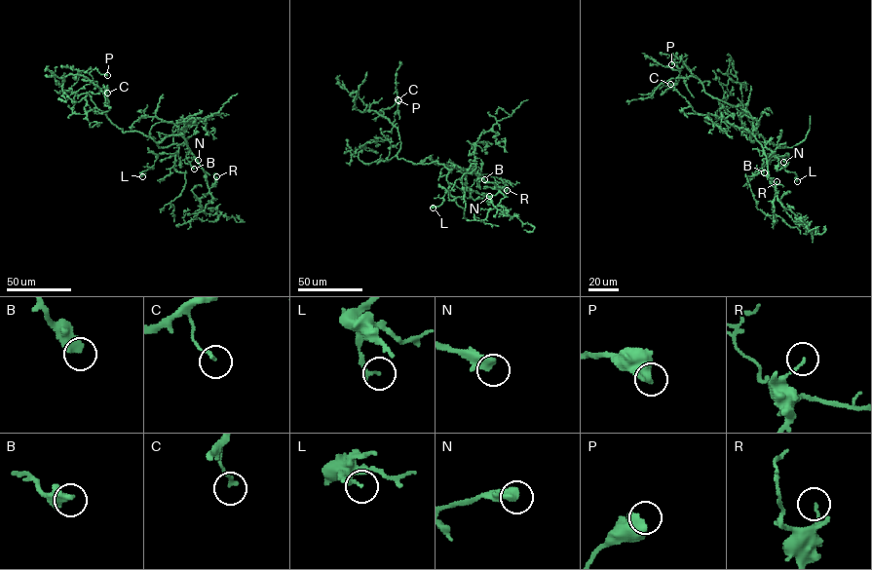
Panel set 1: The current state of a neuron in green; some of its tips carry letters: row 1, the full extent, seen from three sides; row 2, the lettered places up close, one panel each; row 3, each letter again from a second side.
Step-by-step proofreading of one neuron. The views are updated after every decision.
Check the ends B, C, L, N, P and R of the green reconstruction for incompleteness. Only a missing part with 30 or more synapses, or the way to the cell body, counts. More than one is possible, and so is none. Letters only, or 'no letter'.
no letter

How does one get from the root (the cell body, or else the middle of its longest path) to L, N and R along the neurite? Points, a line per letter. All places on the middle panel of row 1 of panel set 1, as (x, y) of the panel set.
L: (437, 162), (450, 170), (451, 195), (470, 192), (451, 200), (447, 190), (433, 208)
N: (437, 162), (450, 170), (446, 180), (451, 195), (469, 198), (469, 188), (474, 200), (489, 196)
R: (437, 162), (449, 170), (472, 169), (482, 180), (493, 182), (499, 189), (507, 190)

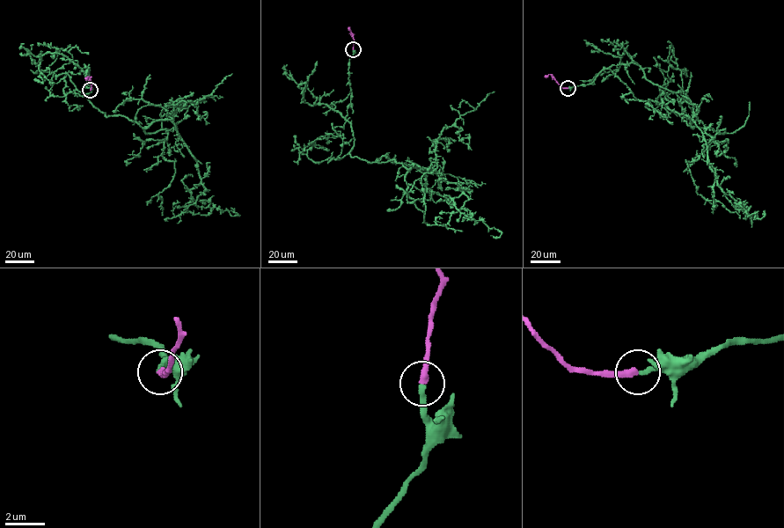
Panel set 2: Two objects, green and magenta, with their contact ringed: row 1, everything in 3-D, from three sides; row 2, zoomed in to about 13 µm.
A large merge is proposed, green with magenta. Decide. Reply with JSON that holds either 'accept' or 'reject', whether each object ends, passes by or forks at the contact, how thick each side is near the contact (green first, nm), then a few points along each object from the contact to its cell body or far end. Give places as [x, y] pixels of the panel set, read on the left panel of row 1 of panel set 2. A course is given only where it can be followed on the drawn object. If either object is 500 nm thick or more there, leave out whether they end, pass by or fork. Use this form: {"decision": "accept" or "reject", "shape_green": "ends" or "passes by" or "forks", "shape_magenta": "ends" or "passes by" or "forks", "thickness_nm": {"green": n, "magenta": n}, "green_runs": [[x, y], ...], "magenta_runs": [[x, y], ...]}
{"decision": "accept", "shape_green": "ends", "shape_magenta": "ends", "thickness_nm": {"green": 260, "magenta": 360}, "green_runs": [[90, 90], [84, 65], [106, 116], [170, 120], [196, 162], [194, 203], [228, 212]], "magenta_runs": [[90, 90], [90, 78], [87, 76], [85, 78]]}

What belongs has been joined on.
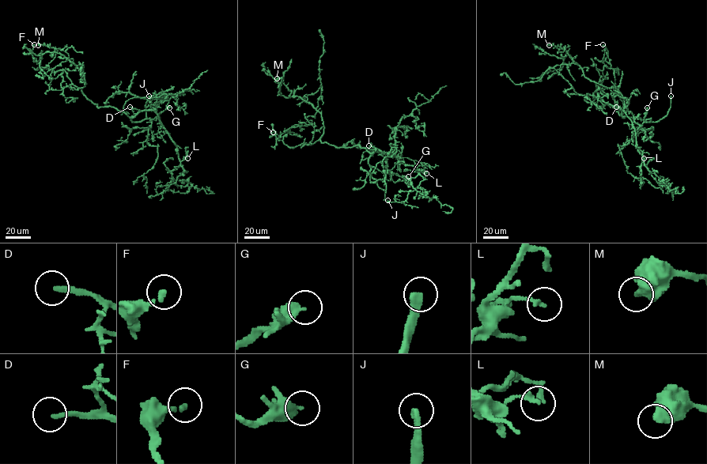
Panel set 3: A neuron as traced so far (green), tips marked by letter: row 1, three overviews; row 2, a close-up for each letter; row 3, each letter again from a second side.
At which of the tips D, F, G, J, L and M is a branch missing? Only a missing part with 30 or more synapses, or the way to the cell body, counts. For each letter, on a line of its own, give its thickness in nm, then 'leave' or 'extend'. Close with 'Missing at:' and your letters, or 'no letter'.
D: 200 nm thick; extend
F: 200 nm thick; leave
G: 500 nm thick; leave
J: 360 nm thick; extend
L: 160 nm thick; leave
M: 600 nm thick; leave
Missing at: D, J

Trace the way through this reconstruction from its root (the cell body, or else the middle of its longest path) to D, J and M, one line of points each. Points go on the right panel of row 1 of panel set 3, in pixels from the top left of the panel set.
D: (616, 111), (623, 117), (621, 111), (616, 107)
J: (616, 111), (622, 117), (639, 117), (646, 122), (657, 122), (667, 115), (671, 96)
M: (616, 111), (618, 104), (609, 88), (587, 79), (582, 69), (559, 46), (549, 45)

